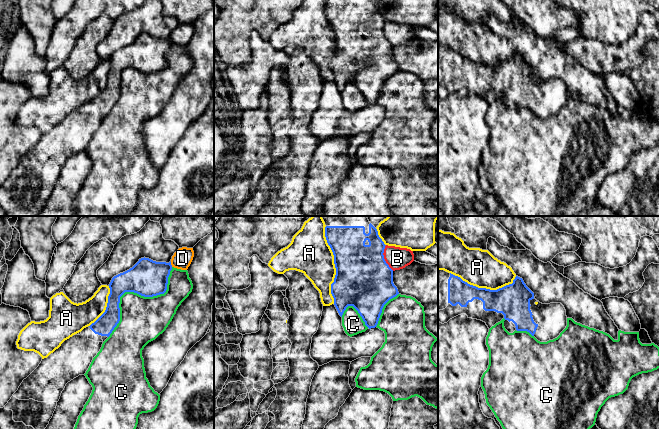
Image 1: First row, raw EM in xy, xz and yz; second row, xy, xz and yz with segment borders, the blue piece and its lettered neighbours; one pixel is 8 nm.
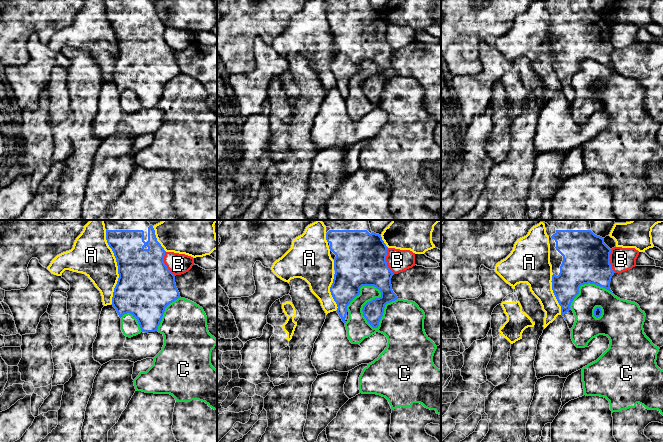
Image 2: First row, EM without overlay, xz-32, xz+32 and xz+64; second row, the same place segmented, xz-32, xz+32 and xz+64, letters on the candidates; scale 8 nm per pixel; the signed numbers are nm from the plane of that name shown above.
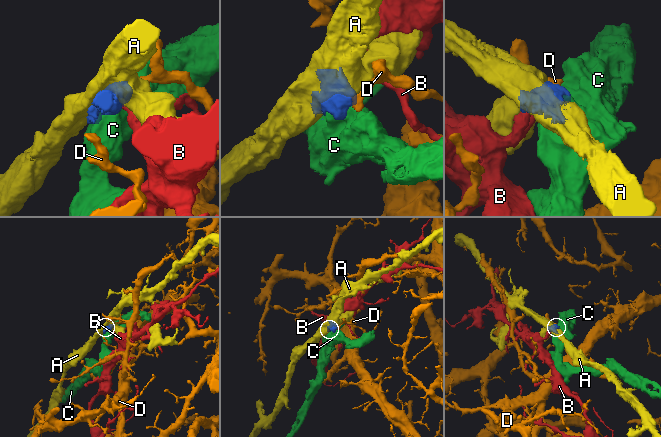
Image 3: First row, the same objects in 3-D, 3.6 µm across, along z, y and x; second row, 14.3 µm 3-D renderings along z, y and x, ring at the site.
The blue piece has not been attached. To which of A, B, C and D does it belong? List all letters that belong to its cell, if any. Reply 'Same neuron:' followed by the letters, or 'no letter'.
Same neuron: no letter

